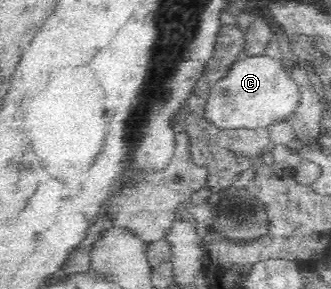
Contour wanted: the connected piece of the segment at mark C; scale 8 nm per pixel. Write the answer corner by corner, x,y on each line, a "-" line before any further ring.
266,54
237,60
225,76
213,86
205,108
205,116
220,129
259,128
285,119
299,104
299,87
293,82
283,59

